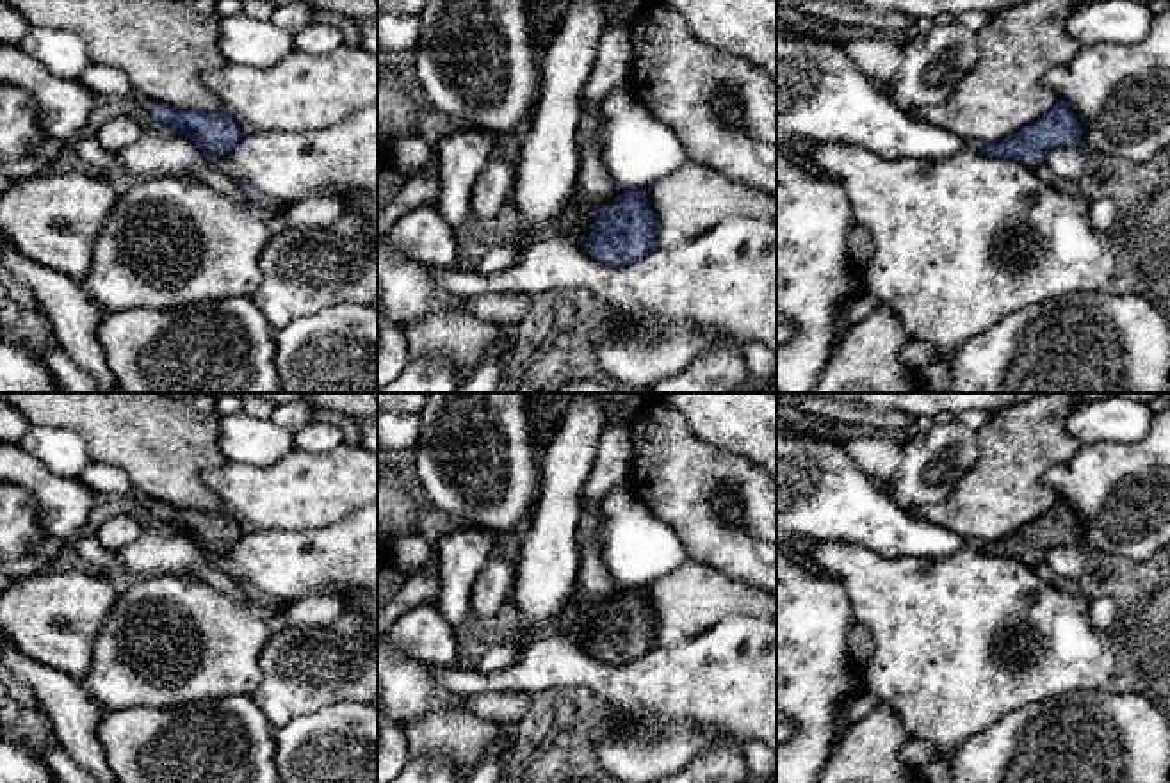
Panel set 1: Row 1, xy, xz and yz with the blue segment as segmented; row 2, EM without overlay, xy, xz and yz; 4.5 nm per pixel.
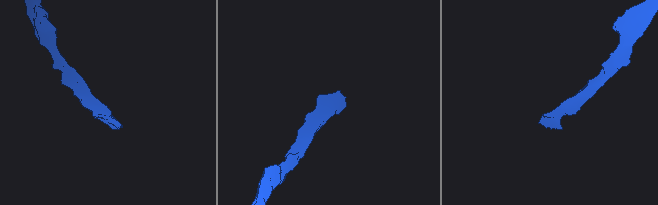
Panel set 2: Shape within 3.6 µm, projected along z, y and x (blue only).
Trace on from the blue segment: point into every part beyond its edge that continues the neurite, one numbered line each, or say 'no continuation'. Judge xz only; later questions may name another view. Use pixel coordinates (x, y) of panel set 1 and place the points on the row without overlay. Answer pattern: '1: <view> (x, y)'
no continuation

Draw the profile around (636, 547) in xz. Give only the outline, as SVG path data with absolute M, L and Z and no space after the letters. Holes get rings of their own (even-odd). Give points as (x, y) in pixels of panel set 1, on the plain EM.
M629 488L607 493L598 511L602 516L600 557L622 589L643 589L689 559L675 530L655 518Z

